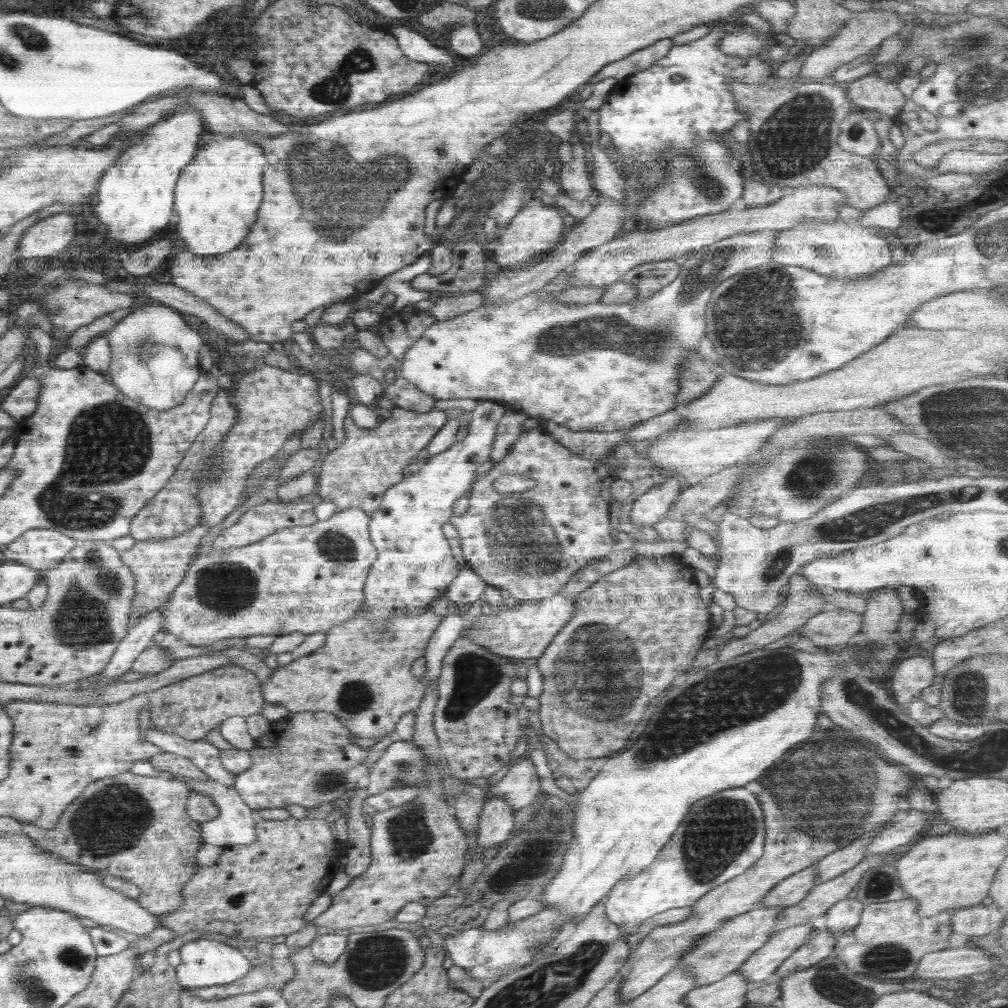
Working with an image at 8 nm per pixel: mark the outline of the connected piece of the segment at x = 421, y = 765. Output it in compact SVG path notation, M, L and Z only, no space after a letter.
M396 738L380 760L372 765L366 790L374 795L396 786L419 788L429 778L429 769L426 767L428 764L422 756L422 750L414 746L412 740L402 741Z

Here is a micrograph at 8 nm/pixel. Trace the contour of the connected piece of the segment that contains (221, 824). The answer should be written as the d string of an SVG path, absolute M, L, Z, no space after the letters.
M190 779L188 782L197 792L209 796L219 808L218 818L200 824L199 841L206 845L229 847L230 845L247 845L256 838L256 824L252 818L252 809L242 800L234 786L223 785L218 781L208 779Z

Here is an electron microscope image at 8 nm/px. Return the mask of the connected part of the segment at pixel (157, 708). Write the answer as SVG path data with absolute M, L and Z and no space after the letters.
M226 665L209 670L190 678L185 678L181 682L174 682L169 686L159 688L150 693L150 702L147 708L150 709L150 724L158 731L174 734L190 740L204 739L206 735L214 729L219 729L224 720L232 716L248 717L260 713L266 701L260 692L261 682L250 670L246 670L240 665Z

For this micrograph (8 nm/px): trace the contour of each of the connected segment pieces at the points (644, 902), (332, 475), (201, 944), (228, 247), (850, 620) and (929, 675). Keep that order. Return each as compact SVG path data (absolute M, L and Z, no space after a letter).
M734 788L734 790L724 790L724 792L712 794L708 798L702 798L692 804L690 812L686 814L686 818L682 820L682 824L678 826L678 830L674 832L668 844L664 846L664 850L660 851L658 858L653 860L652 864L646 870L642 870L638 876L623 878L607 894L605 900L606 916L610 922L618 926L621 938L624 939L649 918L671 908L693 906L711 890L740 876L763 855L764 845L764 815L752 792L748 792L746 788Z
M395 406L390 412L388 419L371 429L356 426L349 414L344 419L345 439L324 457L316 491L322 501L332 501L337 512L361 508L369 518L375 514L384 493L403 480L402 470L424 454L432 437L449 421L445 410L435 408L419 413Z
M196 939L189 940L177 951L181 961L174 968L174 974L183 987L198 988L230 984L248 975L253 966L252 961L247 958L247 948L234 943L226 945L216 940Z
M228 138L199 146L175 184L173 208L178 214L177 232L183 250L198 257L230 253L244 242L262 202L262 176L267 154L252 142Z
M829 607L809 618L798 631L815 646L828 649L853 642L854 636L861 631L861 626L861 614Z
M908 657L894 672L890 695L896 703L912 703L919 699L922 690L936 683L935 678L937 672L931 657Z

